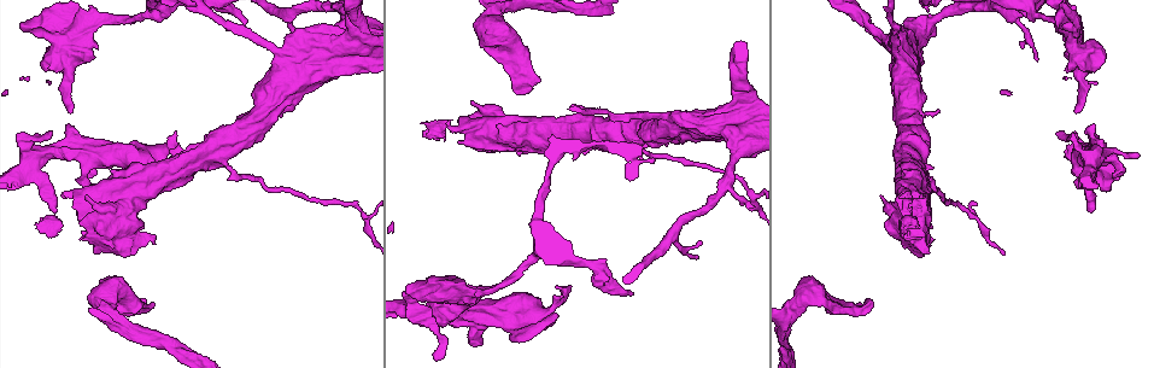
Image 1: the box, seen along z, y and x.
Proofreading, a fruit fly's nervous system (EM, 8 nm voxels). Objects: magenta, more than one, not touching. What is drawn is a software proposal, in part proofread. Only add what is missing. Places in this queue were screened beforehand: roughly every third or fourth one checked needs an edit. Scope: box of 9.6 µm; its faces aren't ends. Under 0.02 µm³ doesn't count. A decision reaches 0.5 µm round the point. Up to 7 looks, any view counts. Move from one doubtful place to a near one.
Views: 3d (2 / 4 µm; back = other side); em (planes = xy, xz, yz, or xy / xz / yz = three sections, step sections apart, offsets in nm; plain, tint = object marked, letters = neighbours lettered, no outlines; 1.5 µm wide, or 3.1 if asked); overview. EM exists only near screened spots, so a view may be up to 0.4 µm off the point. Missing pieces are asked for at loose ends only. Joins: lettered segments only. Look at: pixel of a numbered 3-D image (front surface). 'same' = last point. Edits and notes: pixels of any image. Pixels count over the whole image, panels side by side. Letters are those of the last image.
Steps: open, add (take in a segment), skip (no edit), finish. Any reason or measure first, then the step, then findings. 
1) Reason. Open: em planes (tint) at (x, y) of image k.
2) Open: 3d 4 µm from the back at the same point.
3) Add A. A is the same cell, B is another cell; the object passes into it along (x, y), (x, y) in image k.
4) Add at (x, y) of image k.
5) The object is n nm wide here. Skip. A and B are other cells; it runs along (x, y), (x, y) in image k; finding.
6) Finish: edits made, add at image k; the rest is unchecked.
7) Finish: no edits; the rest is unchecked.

Free end. Open: em xy step 8 (letters) at (1092, 125) of image 1.

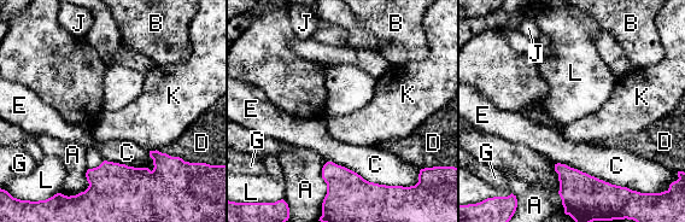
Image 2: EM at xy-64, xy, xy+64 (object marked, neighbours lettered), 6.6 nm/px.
Open: em planes (letters) at the same point.

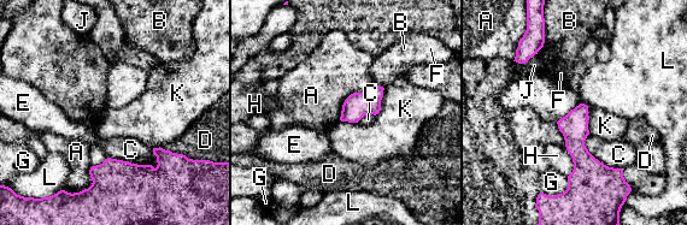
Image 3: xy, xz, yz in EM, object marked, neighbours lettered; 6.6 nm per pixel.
Skip. A, B, C, D, E, F, G, H, J, K and L are other cells; a border runs along (107, 157), (154, 167), (158, 164) in image 3; no lettered segment goes on from it.

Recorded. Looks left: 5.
Thick end. Open: 3d 4 µm at (511, 340) of image 1.

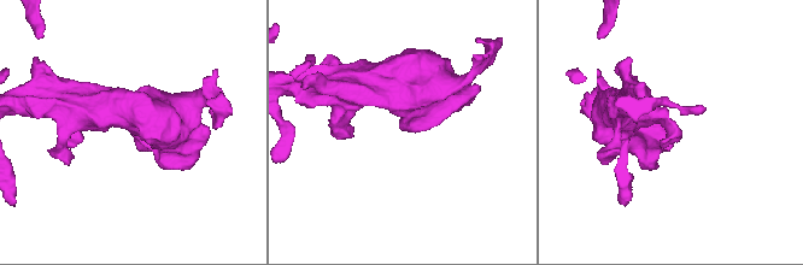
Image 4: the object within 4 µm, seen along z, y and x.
Now the EM. Open: em xy step 4 (letters) at (400, 126) of image 4.

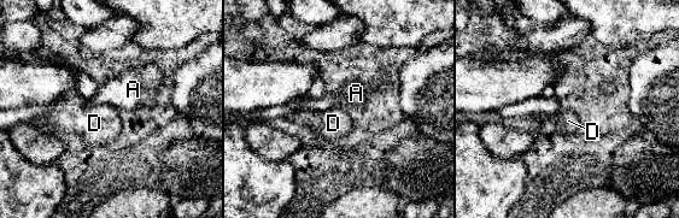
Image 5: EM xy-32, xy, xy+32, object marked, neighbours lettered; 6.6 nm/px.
Open: em planes (letters) at the same point.

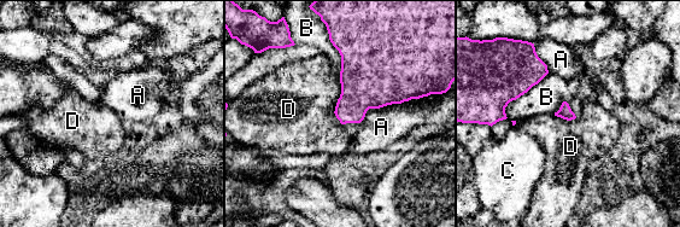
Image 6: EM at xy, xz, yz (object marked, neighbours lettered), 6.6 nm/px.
Skip. A, B, C and D are other cells; a border runs along (340, 79), (340, 97), (333, 111) in image 6; none of them fits.

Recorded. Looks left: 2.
Free end. Open: em planes (tint) at (837, 312) of image 1.

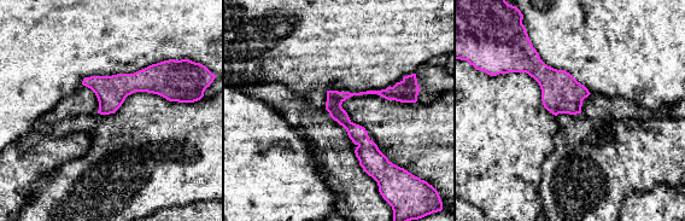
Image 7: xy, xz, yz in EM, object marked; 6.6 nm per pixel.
What lies round it. Open: em planes (letters) at the same point.

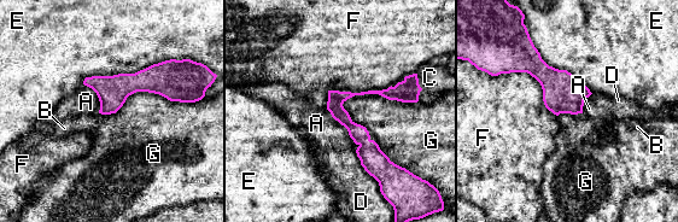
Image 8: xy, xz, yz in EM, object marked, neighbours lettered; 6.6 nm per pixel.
Skip. A, B, C, D, E, F and G are other cells; it runs along (87, 81), (164, 83), (179, 94) in image 8; none of them fits.

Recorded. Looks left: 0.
Finish: no edits; the rest is unchecked.

